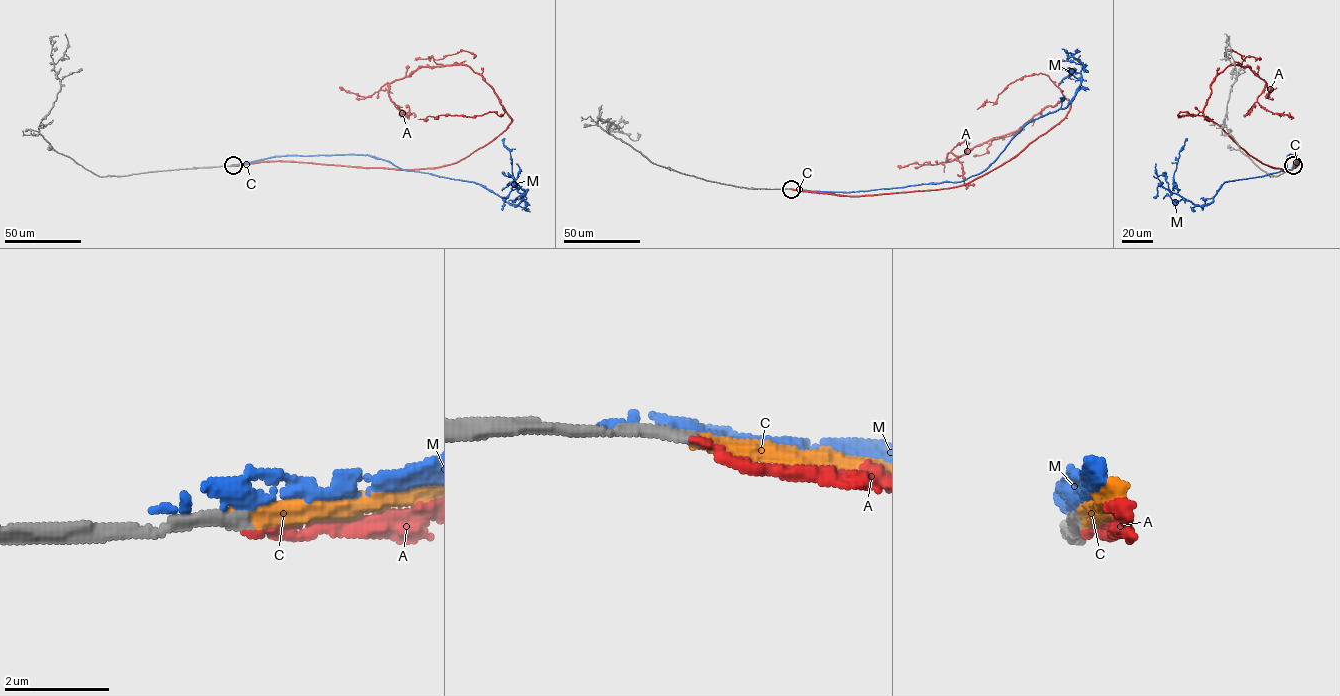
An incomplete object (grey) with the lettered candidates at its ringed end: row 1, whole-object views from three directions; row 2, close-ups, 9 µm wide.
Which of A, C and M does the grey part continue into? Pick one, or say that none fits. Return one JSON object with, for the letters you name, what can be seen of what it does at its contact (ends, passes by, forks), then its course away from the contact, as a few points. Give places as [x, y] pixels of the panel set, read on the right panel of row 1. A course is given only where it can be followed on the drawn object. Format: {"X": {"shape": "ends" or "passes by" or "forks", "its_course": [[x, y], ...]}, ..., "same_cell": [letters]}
{"C": {"shape": "ends"}, "same_cell": ["C"]}

